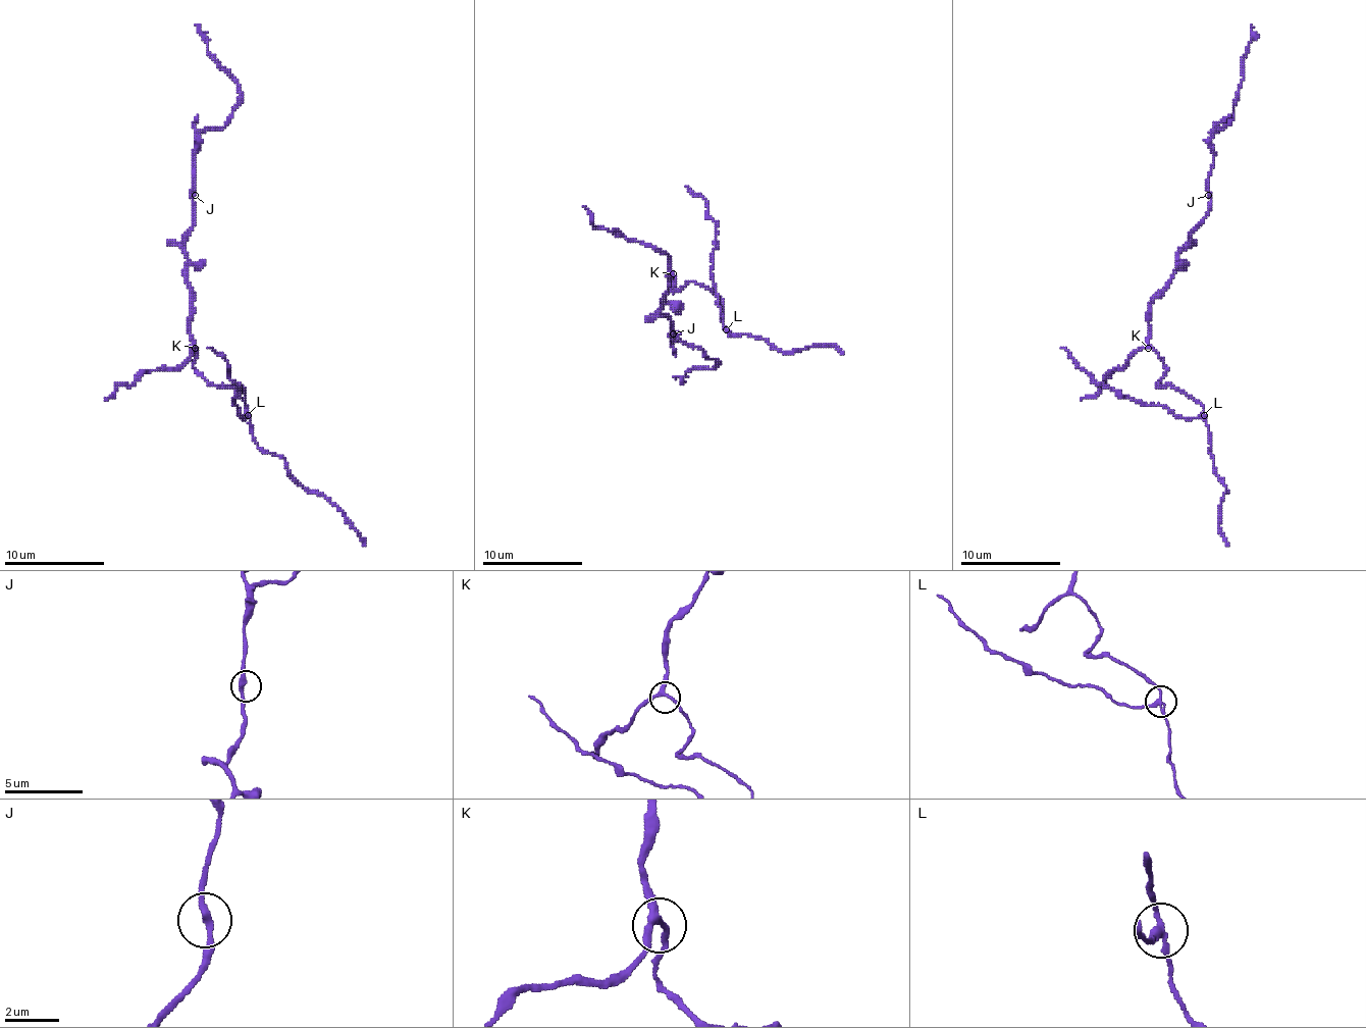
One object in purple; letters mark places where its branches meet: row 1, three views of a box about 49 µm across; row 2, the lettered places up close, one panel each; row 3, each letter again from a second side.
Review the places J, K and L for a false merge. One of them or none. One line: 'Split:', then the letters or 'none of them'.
Split: L

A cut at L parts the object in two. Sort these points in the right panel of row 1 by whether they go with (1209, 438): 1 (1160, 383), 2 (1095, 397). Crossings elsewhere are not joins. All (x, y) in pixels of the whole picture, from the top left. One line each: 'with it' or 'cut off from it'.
1: with it
2: with it

